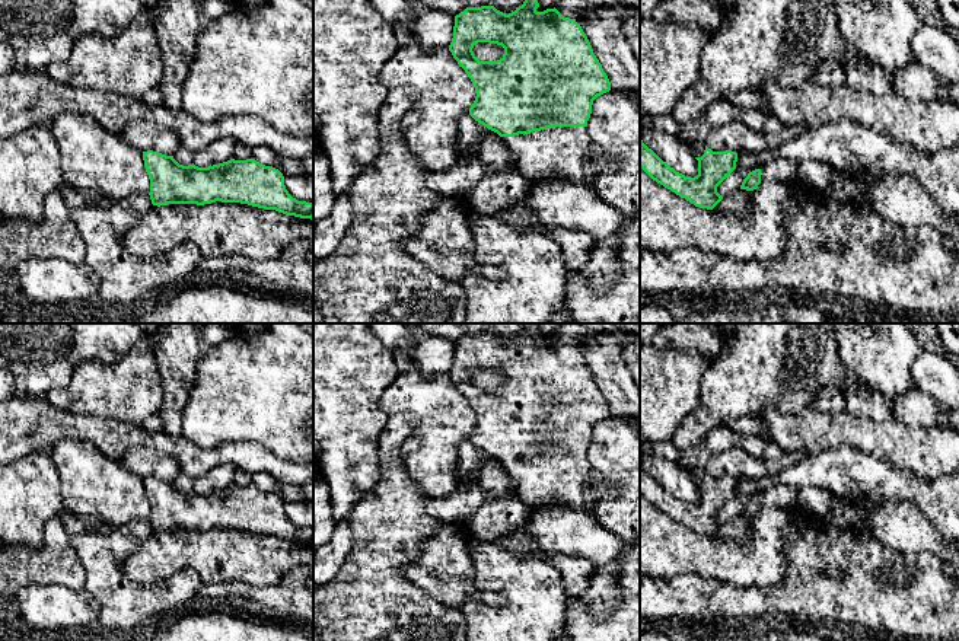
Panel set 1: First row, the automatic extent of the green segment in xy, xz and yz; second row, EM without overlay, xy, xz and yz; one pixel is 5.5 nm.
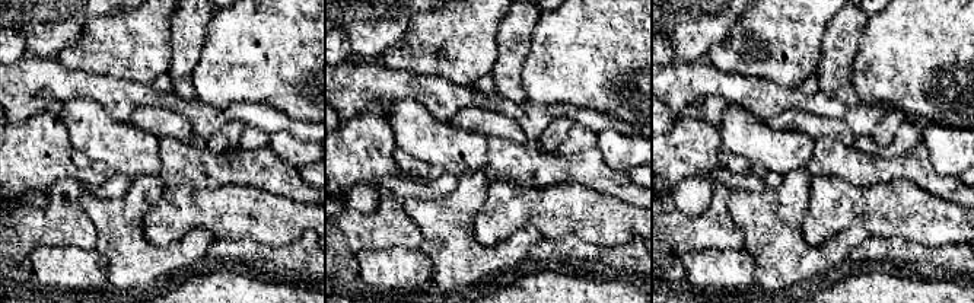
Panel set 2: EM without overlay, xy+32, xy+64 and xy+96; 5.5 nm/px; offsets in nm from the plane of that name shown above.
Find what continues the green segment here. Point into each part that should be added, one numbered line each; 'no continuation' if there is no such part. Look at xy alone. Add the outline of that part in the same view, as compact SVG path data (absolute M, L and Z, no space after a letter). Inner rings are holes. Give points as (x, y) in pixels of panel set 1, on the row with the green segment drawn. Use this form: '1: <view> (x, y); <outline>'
no continuation

